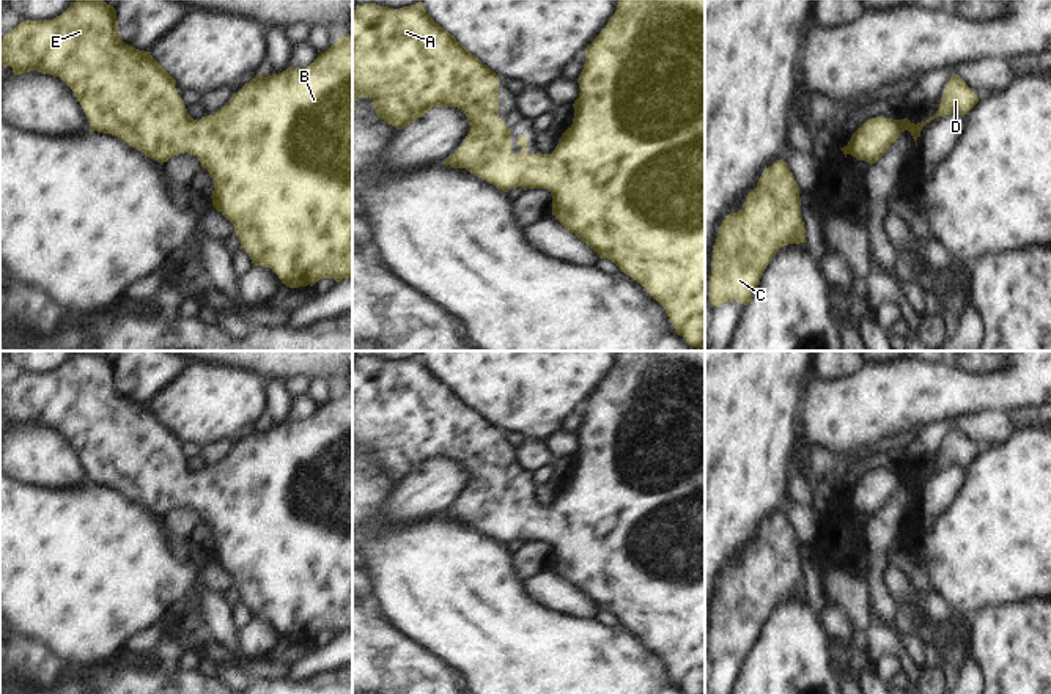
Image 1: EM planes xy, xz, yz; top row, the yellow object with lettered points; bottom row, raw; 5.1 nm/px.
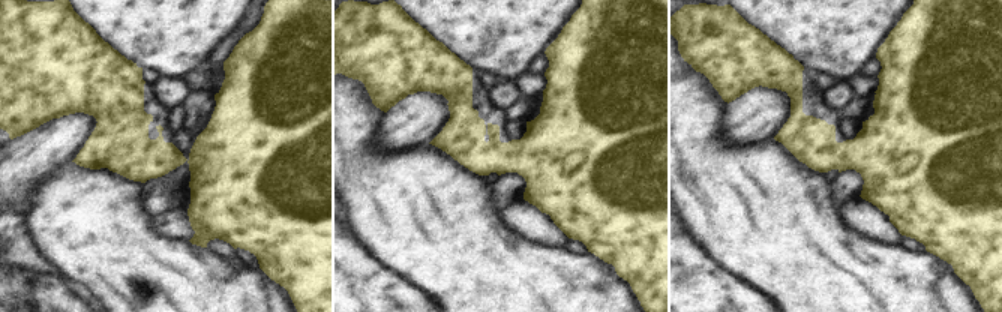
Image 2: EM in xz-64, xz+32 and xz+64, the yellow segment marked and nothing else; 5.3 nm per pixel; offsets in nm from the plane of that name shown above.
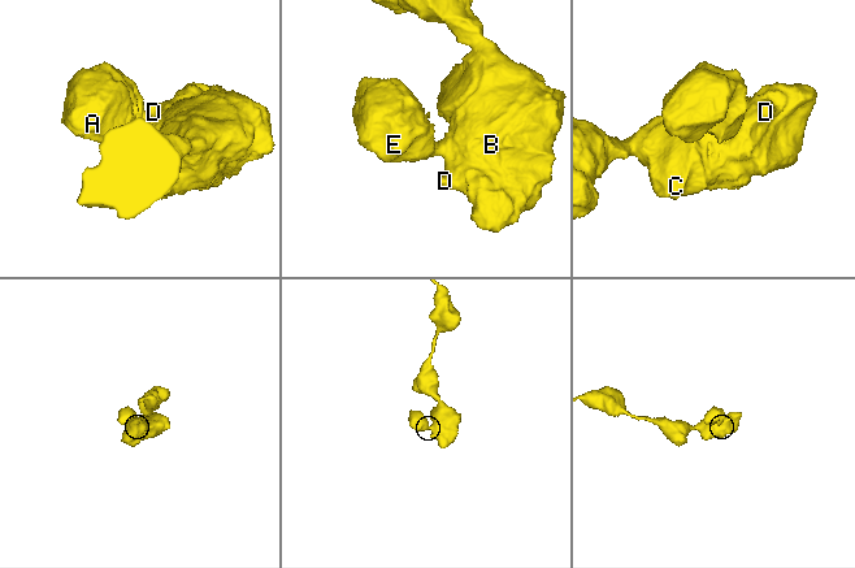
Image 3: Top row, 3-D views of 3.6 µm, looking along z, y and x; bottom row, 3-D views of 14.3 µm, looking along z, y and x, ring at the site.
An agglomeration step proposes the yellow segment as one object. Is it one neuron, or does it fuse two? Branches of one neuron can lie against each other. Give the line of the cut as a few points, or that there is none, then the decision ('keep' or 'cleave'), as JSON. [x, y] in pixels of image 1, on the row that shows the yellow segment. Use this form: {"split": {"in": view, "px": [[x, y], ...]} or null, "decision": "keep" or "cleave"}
{"split": null, "decision": "keep"}

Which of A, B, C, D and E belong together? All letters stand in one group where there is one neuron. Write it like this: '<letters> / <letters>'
A B C D E

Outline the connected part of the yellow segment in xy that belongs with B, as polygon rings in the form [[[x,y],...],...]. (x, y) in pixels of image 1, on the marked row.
[[[76,0],[63,14],[52,20],[22,20],[0,39],[0,63],[3,68],[11,66],[14,76],[36,71],[60,77],[74,91],[91,131],[112,134],[160,165],[181,153],[197,156],[201,167],[212,178],[212,206],[233,223],[241,249],[249,253],[253,266],[272,269],[283,285],[289,288],[313,286],[321,279],[340,282],[352,277],[352,35],[338,38],[334,46],[318,55],[307,68],[288,68],[269,77],[256,74],[220,110],[205,115],[200,121],[187,113],[184,101],[175,88],[176,80],[153,58],[151,52],[138,50],[121,39],[116,9],[102,0]]]

